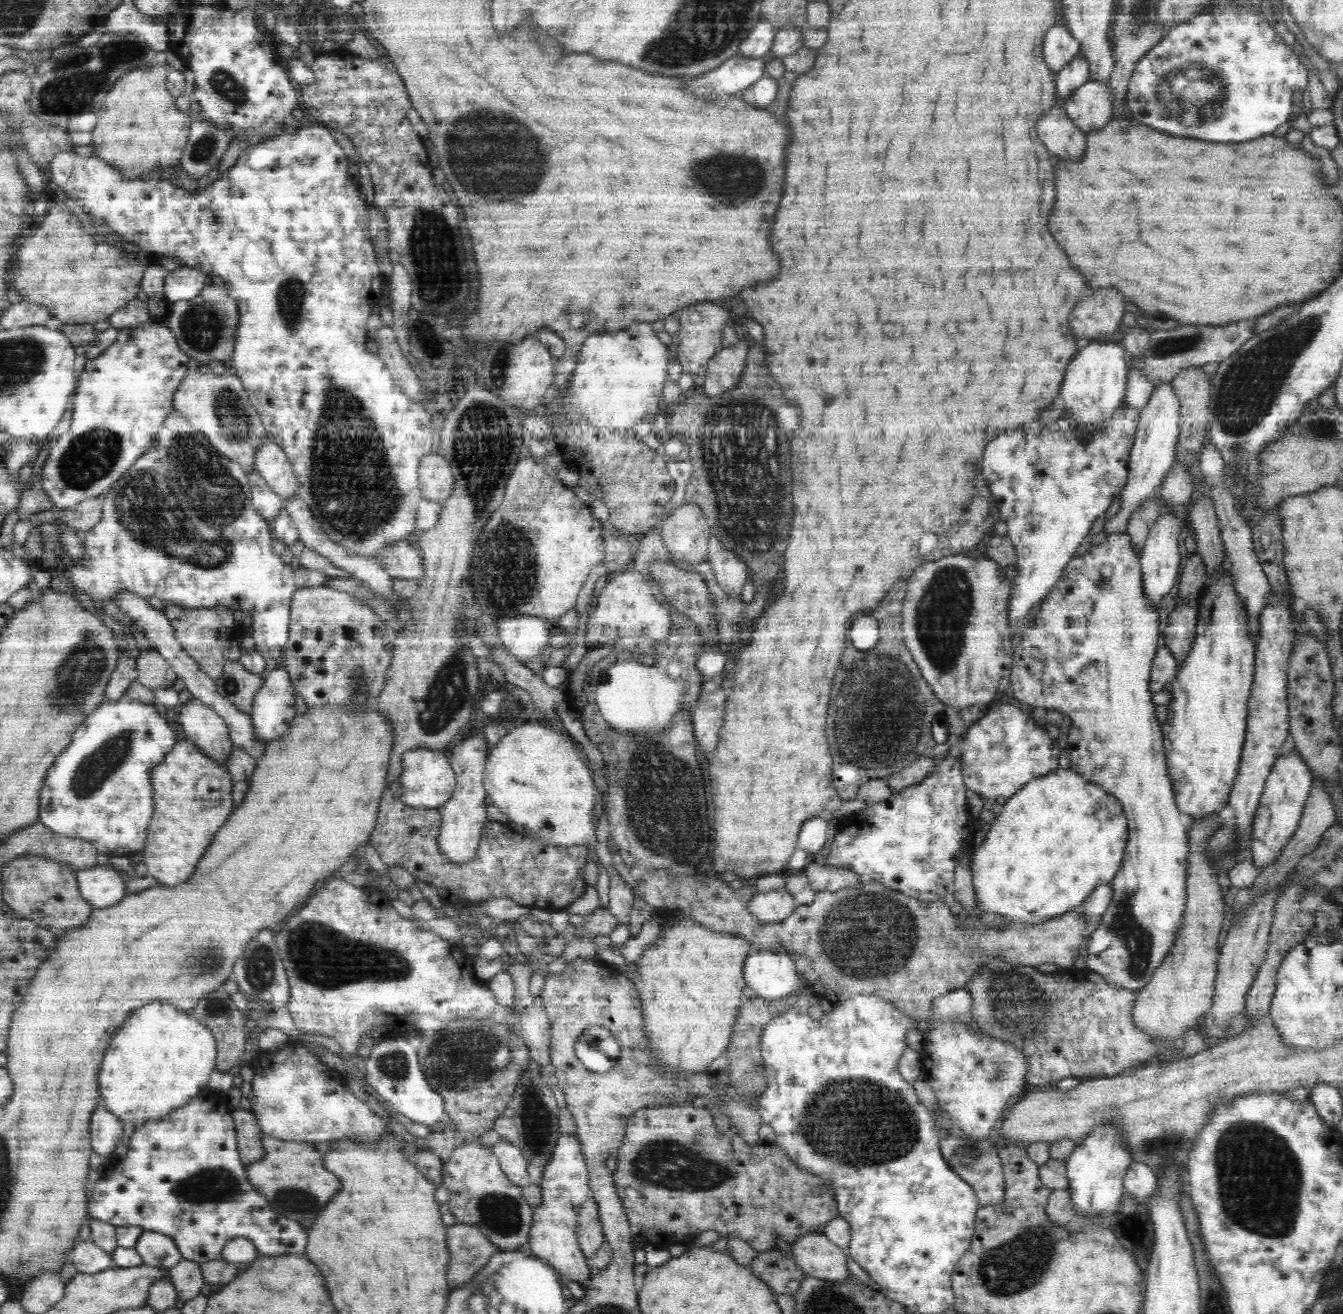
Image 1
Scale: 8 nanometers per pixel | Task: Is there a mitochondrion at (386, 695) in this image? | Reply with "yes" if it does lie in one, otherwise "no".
no

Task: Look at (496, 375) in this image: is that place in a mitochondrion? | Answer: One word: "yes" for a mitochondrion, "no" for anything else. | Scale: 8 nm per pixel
yes

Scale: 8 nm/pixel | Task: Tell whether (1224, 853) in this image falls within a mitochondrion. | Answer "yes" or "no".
yes

